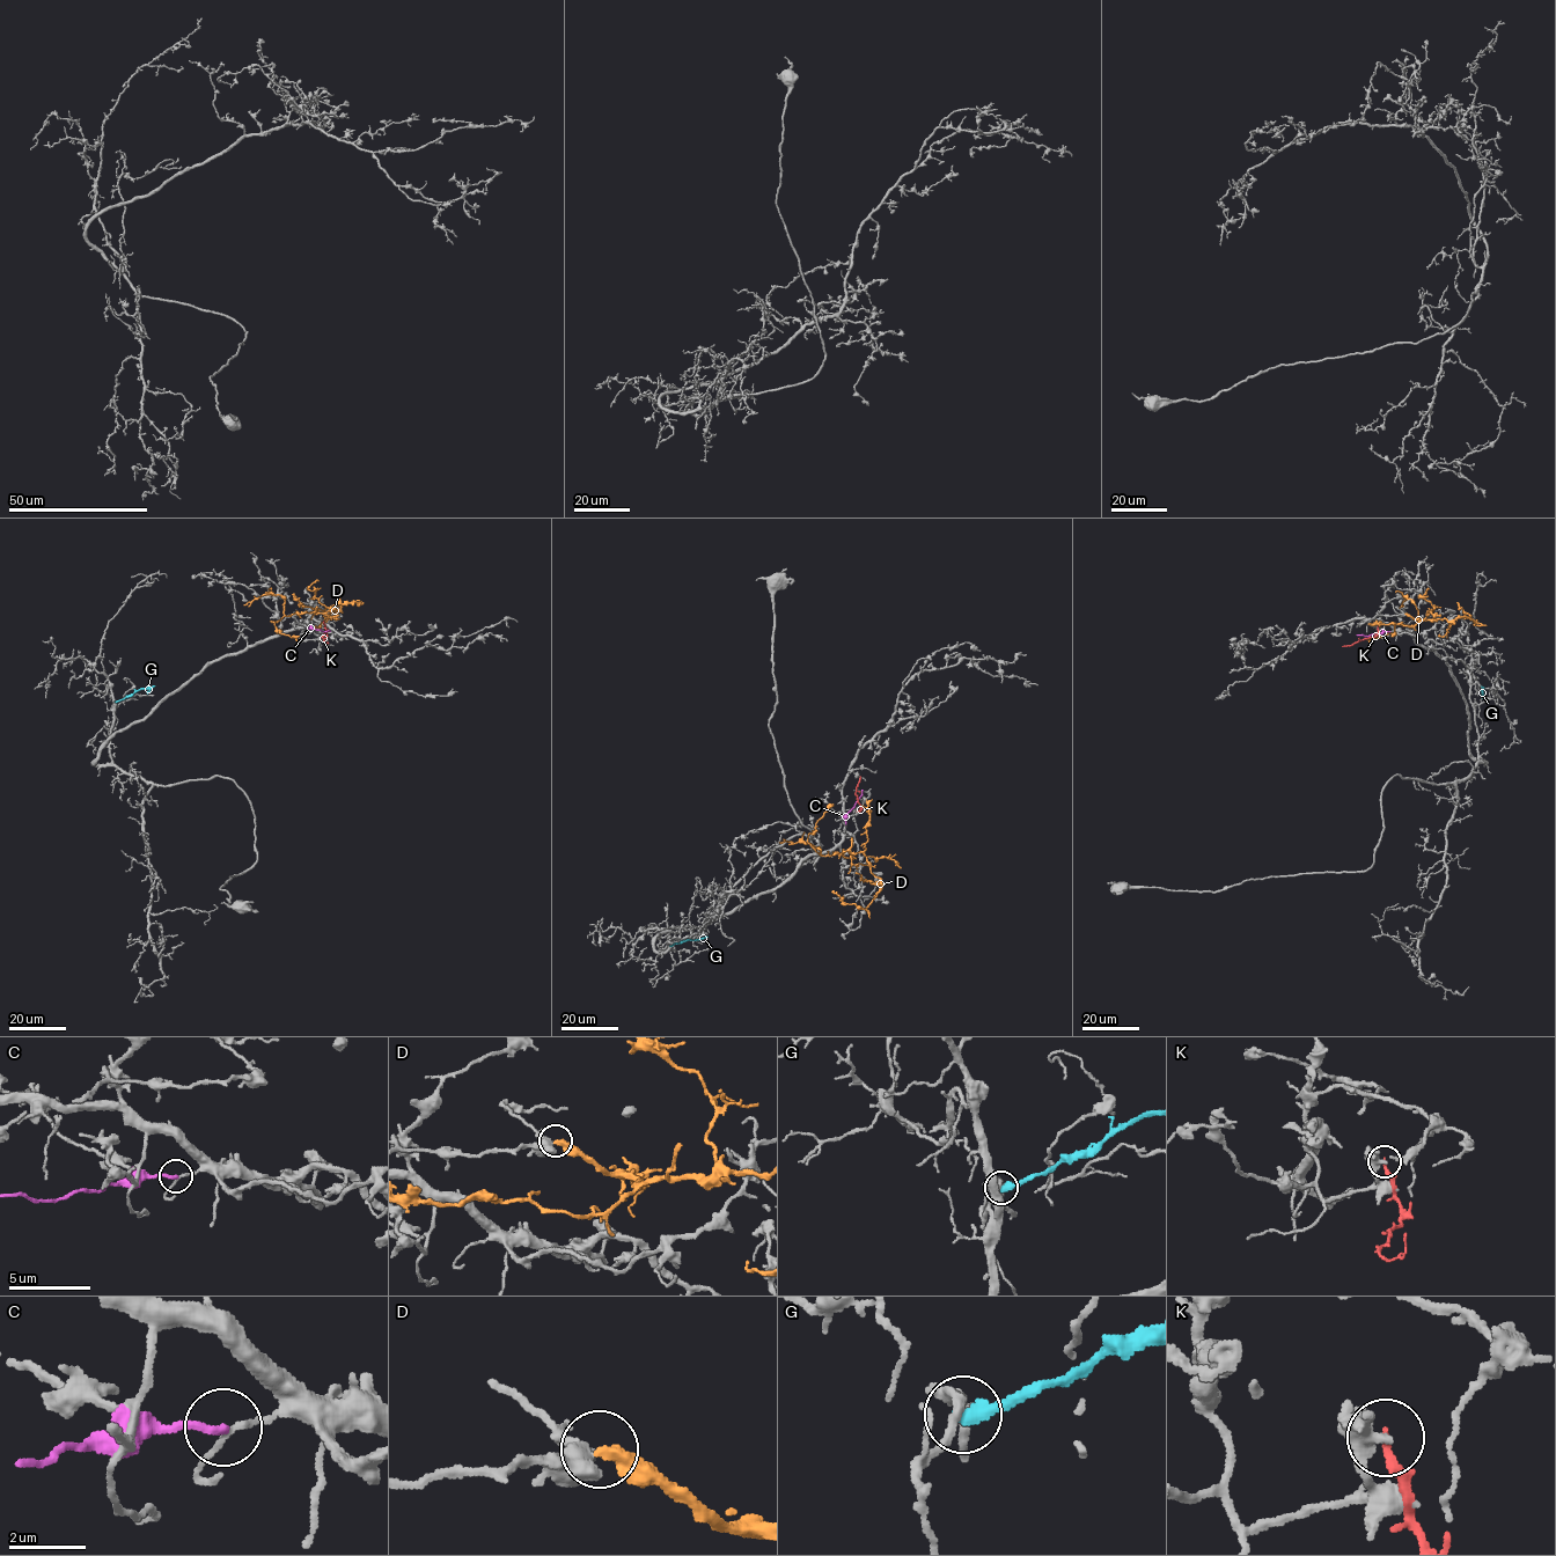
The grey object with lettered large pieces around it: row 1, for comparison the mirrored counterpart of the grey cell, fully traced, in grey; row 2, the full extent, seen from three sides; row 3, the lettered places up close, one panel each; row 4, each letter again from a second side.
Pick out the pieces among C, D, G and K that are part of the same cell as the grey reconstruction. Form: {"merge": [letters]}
{"merge": []}

